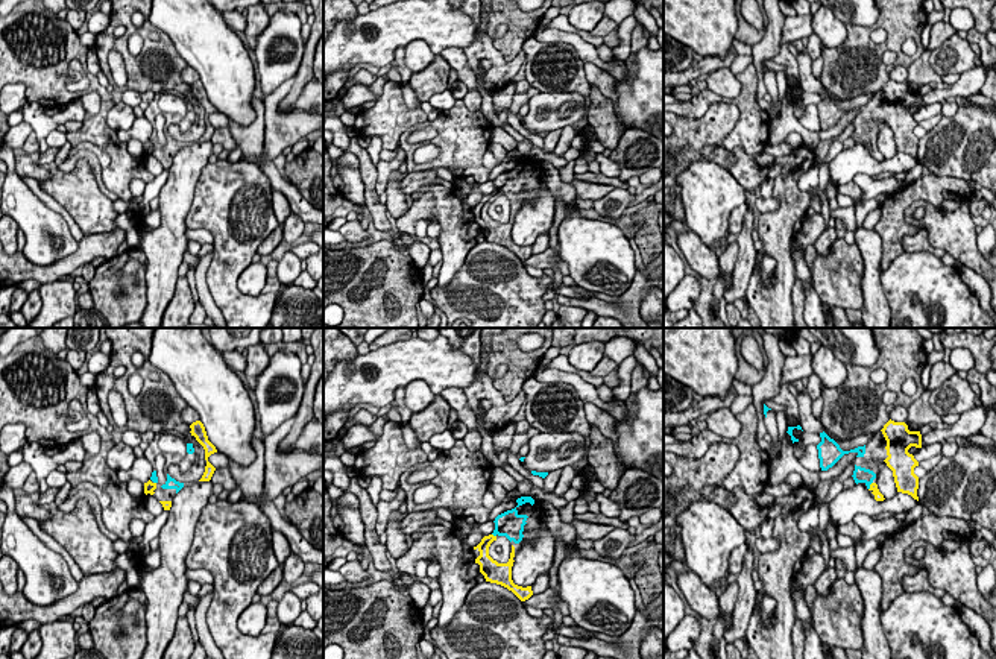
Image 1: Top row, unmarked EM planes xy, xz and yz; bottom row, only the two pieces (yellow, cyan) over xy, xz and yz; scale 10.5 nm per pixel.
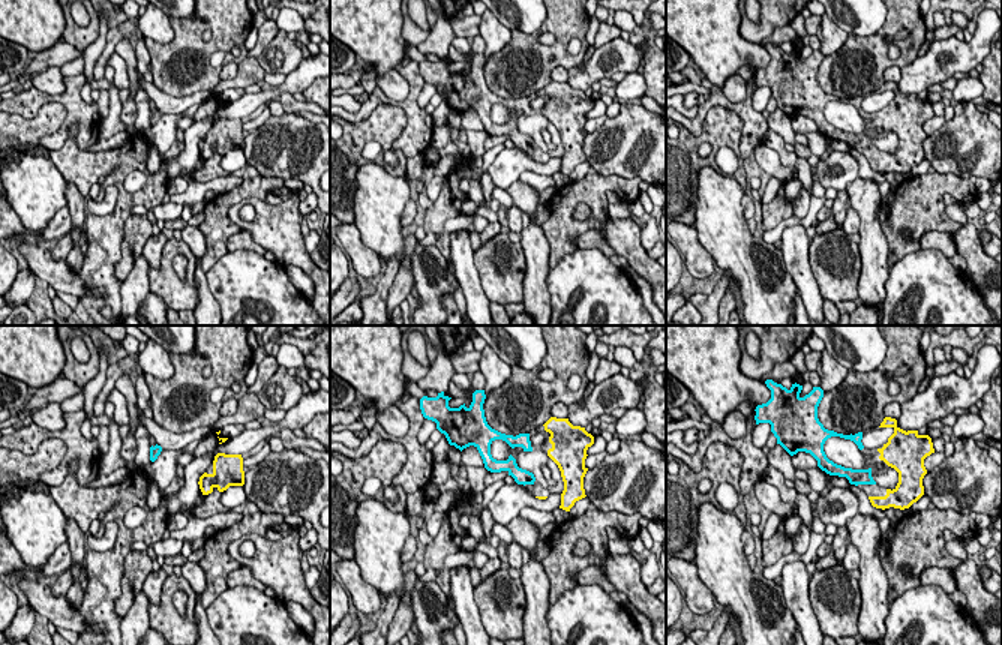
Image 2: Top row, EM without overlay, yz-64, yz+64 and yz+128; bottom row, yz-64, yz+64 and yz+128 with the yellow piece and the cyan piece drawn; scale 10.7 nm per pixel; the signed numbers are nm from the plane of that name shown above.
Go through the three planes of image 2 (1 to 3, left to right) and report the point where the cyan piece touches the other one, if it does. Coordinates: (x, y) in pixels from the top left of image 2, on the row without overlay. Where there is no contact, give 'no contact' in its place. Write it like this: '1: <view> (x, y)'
1: no contact
2: no contact
3: no contact

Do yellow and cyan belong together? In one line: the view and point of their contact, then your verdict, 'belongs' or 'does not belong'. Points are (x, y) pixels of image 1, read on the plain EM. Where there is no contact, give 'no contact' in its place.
yz (870, 146) | belongs

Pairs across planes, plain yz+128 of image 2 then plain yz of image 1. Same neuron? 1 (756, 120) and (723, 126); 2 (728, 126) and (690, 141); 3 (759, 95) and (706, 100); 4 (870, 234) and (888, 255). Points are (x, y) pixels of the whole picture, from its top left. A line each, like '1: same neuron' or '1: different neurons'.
1: different neurons
2: same neuron
3: different neurons
4: different neurons

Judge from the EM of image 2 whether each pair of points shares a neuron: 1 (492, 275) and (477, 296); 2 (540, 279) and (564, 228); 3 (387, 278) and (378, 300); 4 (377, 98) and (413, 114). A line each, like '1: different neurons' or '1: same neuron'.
1: different neurons
2: different neurons
3: same neuron
4: same neuron

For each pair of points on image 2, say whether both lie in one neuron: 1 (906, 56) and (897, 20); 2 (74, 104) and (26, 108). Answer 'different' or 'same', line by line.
1: same
2: same

